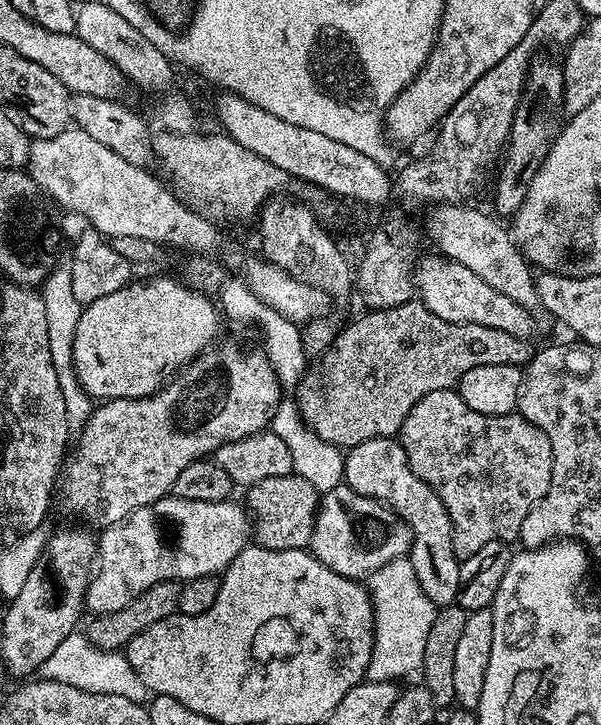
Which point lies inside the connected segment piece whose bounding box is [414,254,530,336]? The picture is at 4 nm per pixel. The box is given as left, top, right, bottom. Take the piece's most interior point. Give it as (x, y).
(456, 294)

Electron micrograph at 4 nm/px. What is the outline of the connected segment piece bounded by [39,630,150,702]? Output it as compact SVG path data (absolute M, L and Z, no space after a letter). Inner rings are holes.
M80 630L71 632L62 642L62 646L58 646L58 650L54 650L50 658L46 658L46 662L40 667L39 675L43 679L66 682L66 686L78 686L80 690L96 694L122 694L122 698L141 702L147 701L150 696L144 679L137 674L134 666L130 666L123 651L98 648L88 641L87 635Z

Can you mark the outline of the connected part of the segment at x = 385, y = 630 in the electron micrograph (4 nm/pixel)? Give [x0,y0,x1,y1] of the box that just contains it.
[366,558,437,682]

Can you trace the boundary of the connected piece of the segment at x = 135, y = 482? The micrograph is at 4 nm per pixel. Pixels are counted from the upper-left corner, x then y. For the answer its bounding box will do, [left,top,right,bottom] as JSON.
[58,344,282,530]

